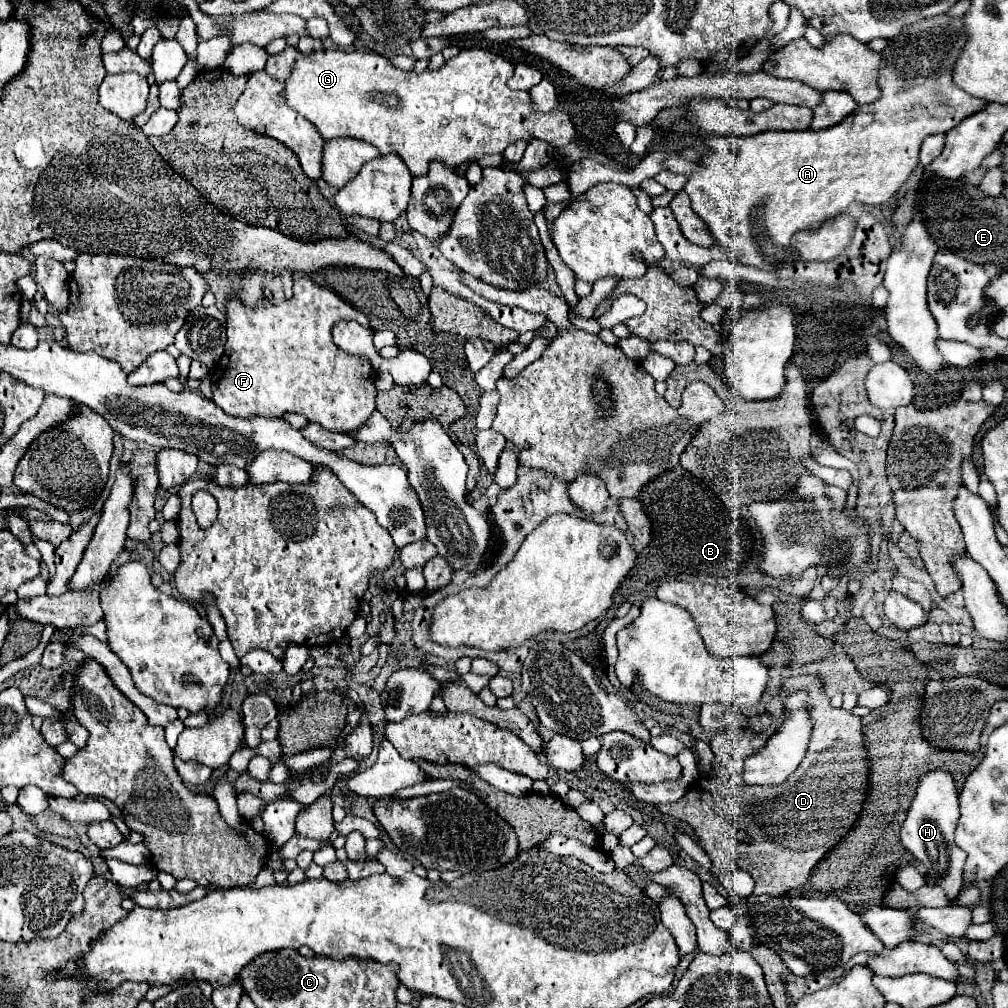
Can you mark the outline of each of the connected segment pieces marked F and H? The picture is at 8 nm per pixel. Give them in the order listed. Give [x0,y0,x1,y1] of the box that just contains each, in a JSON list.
[[211,278,375,432],[901,768,967,898]]

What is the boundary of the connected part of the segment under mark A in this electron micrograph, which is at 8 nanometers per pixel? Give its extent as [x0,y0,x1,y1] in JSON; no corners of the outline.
[665,14,987,272]

